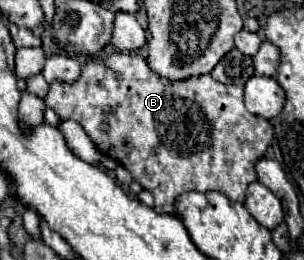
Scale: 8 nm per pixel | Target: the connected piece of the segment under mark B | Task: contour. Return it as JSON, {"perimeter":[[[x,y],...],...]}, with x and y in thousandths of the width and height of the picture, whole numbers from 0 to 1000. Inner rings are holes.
{"perimeter":[[[365,204],[345,227],[293,227],[253,312],[174,312],[161,327],[148,404],[201,458],[253,465],[332,588],[385,612],[470,727],[497,735],[516,819],[569,819],[576,765],[615,735],[727,735],[760,773],[799,781],[819,704],[845,696],[839,627],[872,604],[898,542],[891,473],[806,419],[799,335],[727,327],[694,288],[543,312],[543,296],[516,296],[490,265],[490,242],[444,204]]]}

